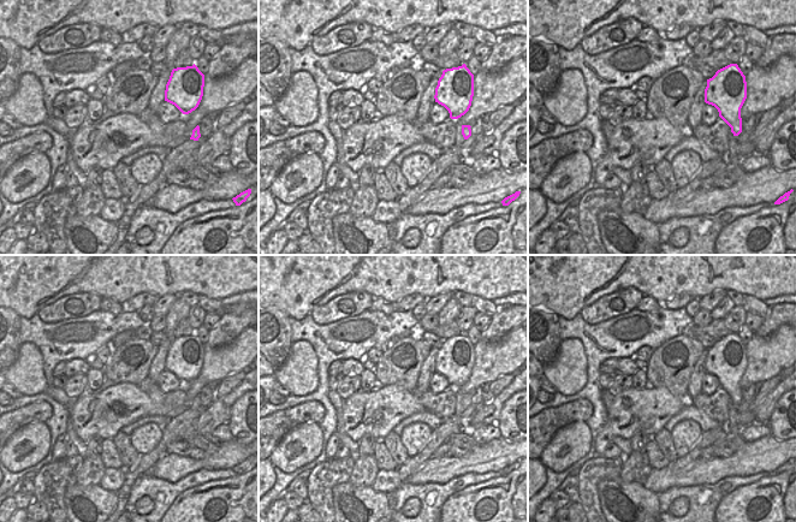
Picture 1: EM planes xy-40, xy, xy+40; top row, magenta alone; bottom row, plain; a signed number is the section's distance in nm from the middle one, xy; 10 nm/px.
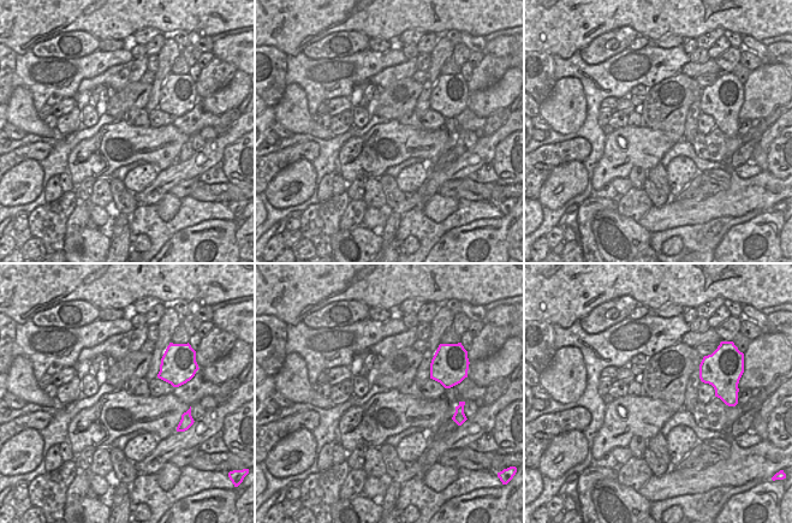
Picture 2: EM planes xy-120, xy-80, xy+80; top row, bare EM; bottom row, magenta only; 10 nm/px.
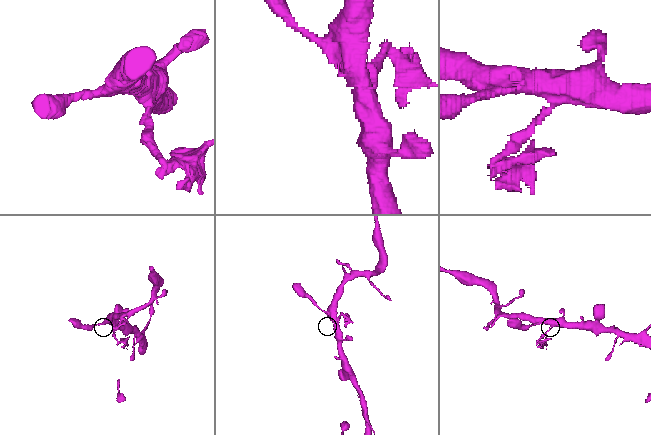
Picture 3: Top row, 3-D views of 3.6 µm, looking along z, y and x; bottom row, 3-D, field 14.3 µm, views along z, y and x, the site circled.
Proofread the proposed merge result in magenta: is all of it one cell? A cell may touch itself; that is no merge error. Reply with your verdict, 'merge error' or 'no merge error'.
merge error

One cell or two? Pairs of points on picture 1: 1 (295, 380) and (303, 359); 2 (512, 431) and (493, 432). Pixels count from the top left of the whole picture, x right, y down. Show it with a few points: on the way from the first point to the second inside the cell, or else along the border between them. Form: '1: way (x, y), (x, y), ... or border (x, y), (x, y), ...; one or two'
1: way (298, 375), (302, 363); one
2: border (497, 422), (502, 437); two

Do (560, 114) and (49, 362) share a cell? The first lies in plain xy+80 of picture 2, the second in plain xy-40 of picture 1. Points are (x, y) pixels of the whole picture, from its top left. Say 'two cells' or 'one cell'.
two cells

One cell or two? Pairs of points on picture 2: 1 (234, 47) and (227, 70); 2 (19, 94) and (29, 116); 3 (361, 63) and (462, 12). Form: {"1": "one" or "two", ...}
{"1": "two", "2": "one", "3": "two"}

